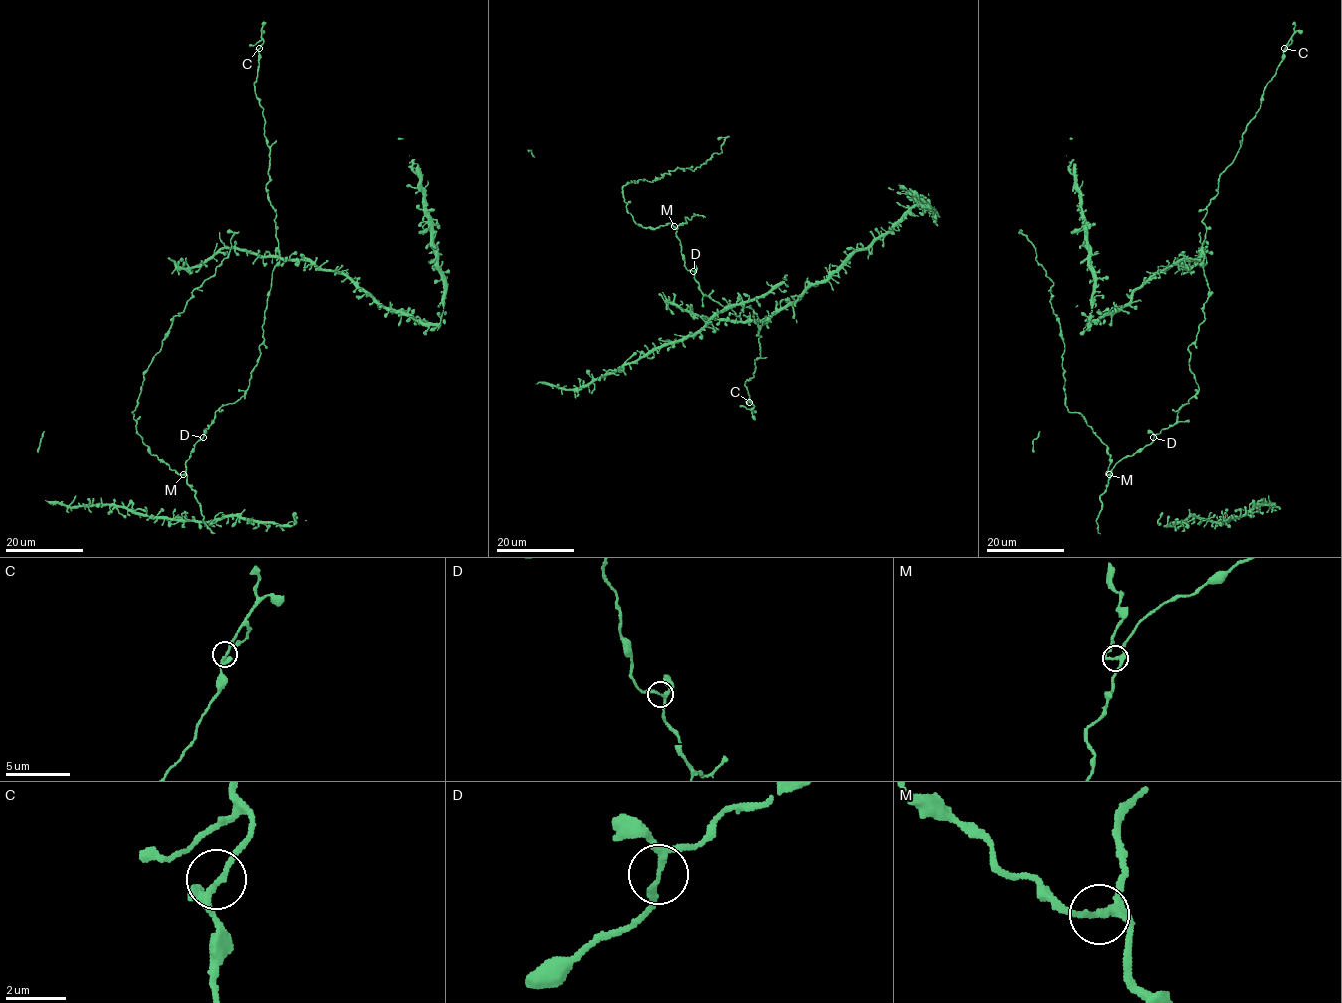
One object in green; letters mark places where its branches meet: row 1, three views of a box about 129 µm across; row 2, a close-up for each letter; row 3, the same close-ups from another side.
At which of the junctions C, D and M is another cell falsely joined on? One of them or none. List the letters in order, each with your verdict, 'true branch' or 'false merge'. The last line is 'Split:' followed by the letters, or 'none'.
C: true branch
D: true branch
M: true branch
Split: none

